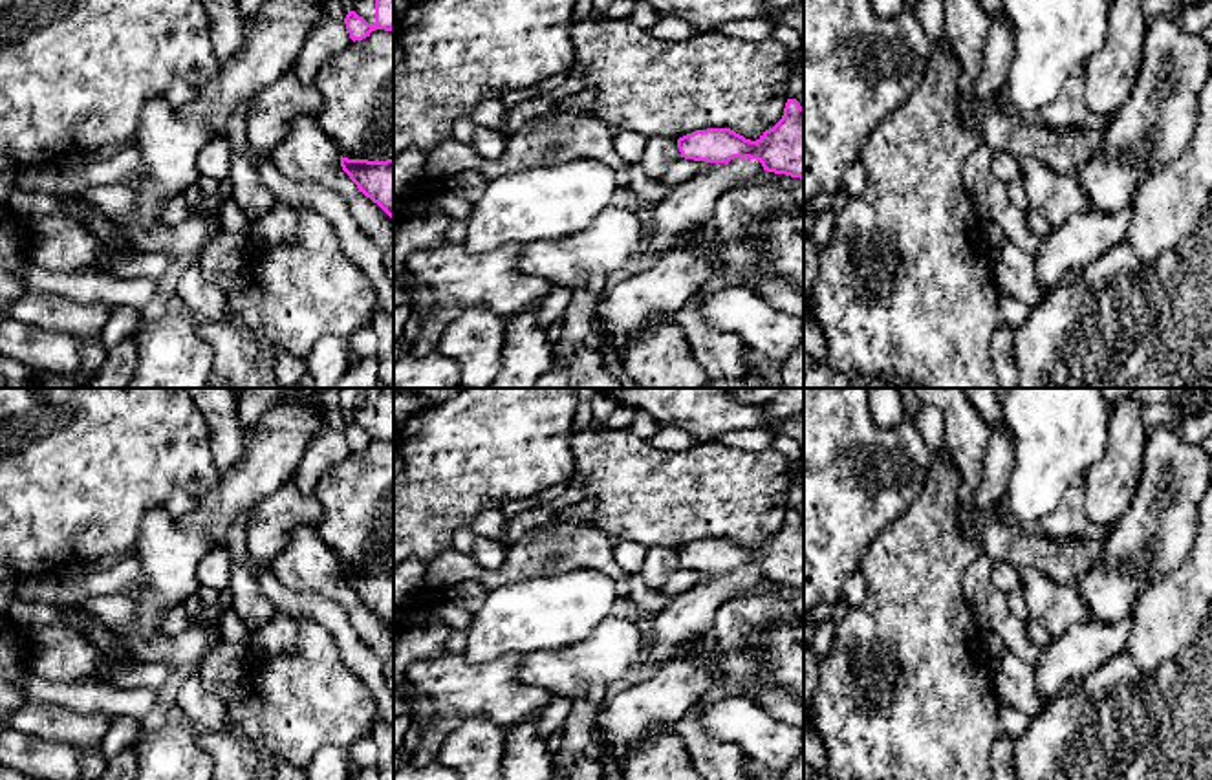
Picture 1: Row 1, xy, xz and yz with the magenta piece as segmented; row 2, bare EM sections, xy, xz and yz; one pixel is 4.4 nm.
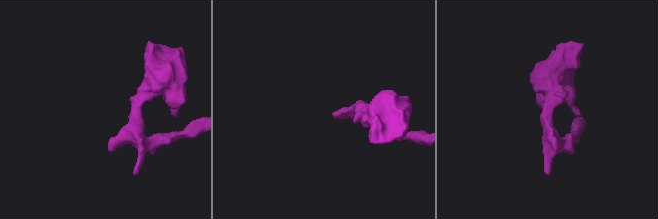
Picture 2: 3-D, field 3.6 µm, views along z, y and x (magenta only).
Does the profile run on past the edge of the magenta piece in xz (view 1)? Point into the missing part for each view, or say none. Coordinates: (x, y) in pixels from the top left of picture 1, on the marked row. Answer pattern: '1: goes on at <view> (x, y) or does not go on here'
1: does not go on here

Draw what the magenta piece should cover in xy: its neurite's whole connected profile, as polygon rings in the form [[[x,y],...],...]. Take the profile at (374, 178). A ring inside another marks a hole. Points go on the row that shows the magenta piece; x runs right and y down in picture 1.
[[[341,156],[341,167],[366,198],[394,218],[394,159],[368,161]]]

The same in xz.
[[[787,99],[782,119],[756,141],[730,128],[707,128],[679,137],[677,148],[685,159],[729,163],[749,157],[767,172],[804,179],[804,108],[796,99]]]

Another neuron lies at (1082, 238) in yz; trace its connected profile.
[[[1130,207],[1117,212],[1082,212],[1053,227],[1034,253],[1036,282],[1047,295],[1073,269],[1084,269],[1126,242]]]

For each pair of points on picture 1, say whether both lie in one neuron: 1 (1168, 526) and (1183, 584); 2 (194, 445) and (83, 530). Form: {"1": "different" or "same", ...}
{"1": "different", "2": "same"}

